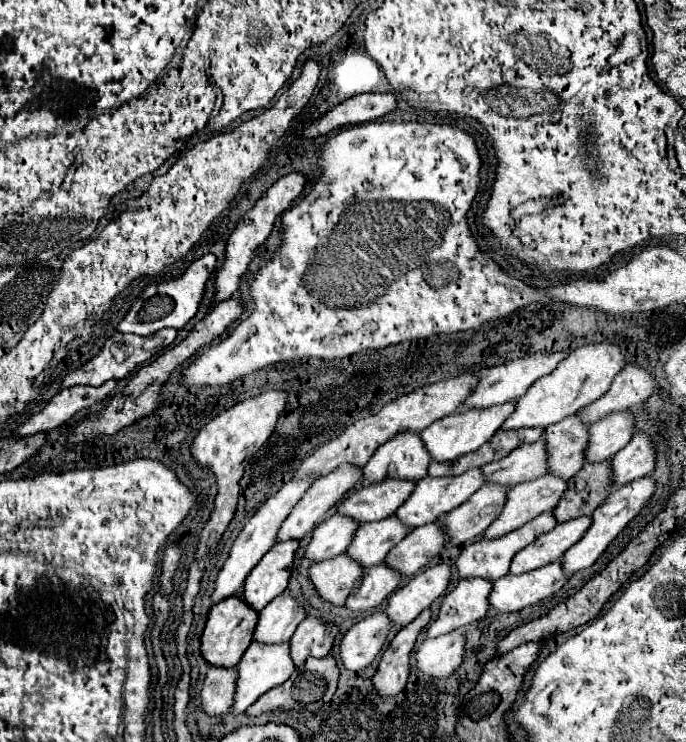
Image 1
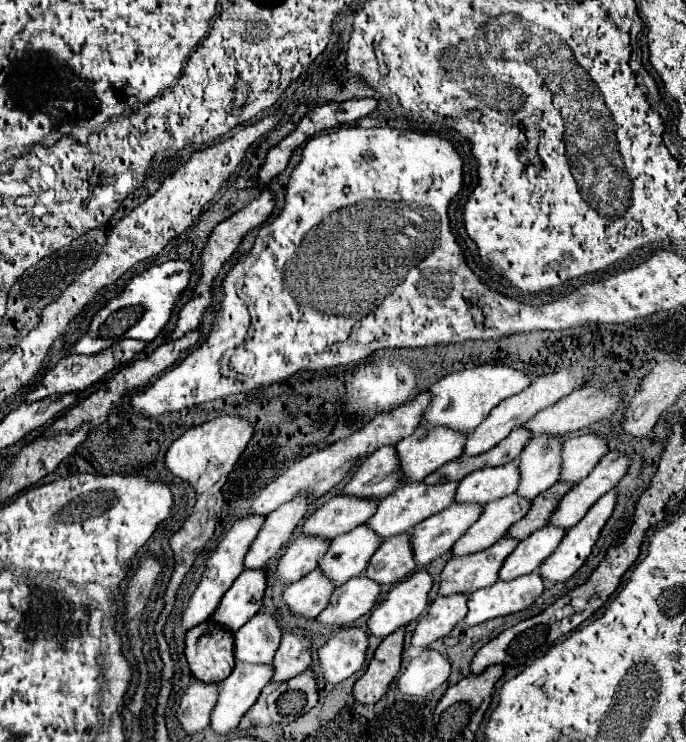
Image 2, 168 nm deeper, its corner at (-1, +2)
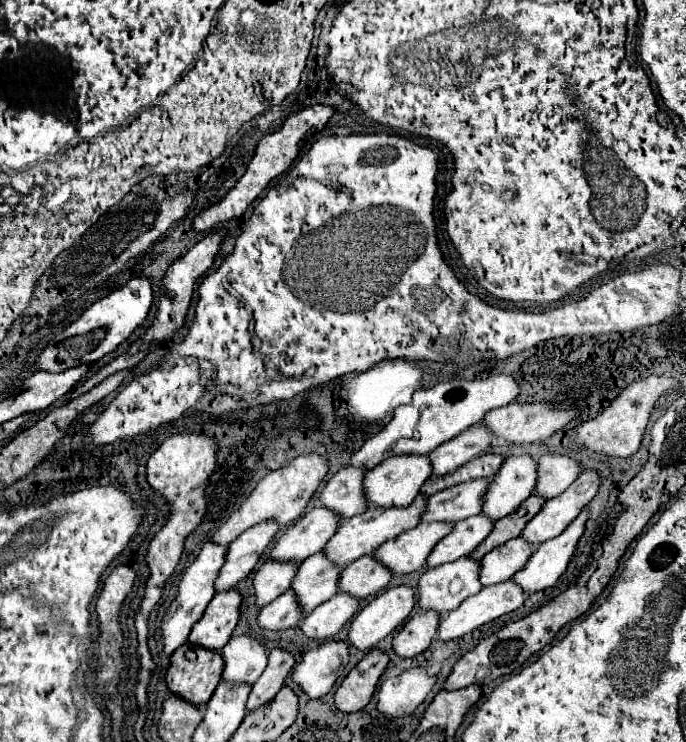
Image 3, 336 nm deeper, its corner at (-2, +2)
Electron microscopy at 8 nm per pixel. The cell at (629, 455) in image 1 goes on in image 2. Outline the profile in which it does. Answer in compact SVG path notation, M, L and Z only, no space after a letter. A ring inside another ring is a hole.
M620 452L604 454L590 476L586 476L580 484L574 484L558 502L552 516L548 518L548 526L568 530L572 524L576 524L588 512L594 500L598 500L600 496L604 496L604 492L612 490L618 484L618 480L626 474L628 464L630 460Z

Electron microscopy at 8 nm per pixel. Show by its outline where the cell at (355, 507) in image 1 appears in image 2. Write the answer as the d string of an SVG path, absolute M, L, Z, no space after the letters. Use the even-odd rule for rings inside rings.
M334 496L320 508L316 508L304 522L302 534L334 540L340 534L364 524L368 516L376 512L372 500L352 500L348 496Z

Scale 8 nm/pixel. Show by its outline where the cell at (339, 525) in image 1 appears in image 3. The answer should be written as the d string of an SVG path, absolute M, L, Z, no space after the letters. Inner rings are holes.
M265 560L253 578L257 604L265 606L287 592L299 566L301 564L277 564L277 560Z

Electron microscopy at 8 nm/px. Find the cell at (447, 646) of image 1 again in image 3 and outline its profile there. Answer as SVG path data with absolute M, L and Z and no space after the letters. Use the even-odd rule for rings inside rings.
M409 668L399 676L387 678L381 684L381 690L377 694L377 708L387 716L407 716L427 698L435 682L437 676L429 674L427 668Z

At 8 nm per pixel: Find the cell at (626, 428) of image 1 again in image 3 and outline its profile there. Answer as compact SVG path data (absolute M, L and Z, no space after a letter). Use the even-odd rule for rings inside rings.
M545 454L537 460L537 464L539 464L539 480L535 492L545 498L555 498L561 492L565 492L583 472L579 460L561 454Z

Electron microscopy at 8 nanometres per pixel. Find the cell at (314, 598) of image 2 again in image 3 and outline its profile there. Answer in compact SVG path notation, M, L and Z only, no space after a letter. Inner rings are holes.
M289 588L277 600L261 608L257 622L267 630L285 630L297 626L303 618L305 612L301 612L301 606L297 604L297 596L293 596L293 588Z

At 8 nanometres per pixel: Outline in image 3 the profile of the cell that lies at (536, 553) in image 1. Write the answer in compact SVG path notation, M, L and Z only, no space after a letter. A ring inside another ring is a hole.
M519 536L491 550L481 560L481 584L489 586L511 580L513 572L519 572L525 566L525 560L529 560L535 548L537 548L535 544L529 544Z

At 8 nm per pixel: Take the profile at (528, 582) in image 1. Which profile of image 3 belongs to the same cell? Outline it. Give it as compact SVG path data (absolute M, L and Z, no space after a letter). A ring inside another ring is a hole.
M509 582L495 586L485 586L479 594L469 596L457 610L451 610L439 624L441 640L455 640L475 630L481 624L487 624L507 612L517 610L525 602L525 592Z

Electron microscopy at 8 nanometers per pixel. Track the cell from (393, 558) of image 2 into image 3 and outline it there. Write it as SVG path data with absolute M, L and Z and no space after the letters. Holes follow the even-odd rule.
M369 554L343 570L339 578L339 590L357 598L367 598L385 590L391 578L393 572L389 572L389 568L385 568L375 556Z

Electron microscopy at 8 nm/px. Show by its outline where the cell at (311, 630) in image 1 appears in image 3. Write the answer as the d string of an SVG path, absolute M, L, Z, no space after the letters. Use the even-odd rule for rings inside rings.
M273 648L269 652L269 664L265 668L265 672L261 674L261 678L253 684L253 690L249 694L249 704L247 710L255 710L263 704L267 704L269 700L273 700L273 696L281 690L281 686L285 684L289 672L295 666L295 656L289 650L283 648Z

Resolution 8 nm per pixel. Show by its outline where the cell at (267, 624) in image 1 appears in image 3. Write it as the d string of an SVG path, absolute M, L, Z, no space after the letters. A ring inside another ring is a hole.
M249 634L233 636L223 646L221 656L225 660L225 670L223 670L225 682L253 684L267 666L267 646Z

